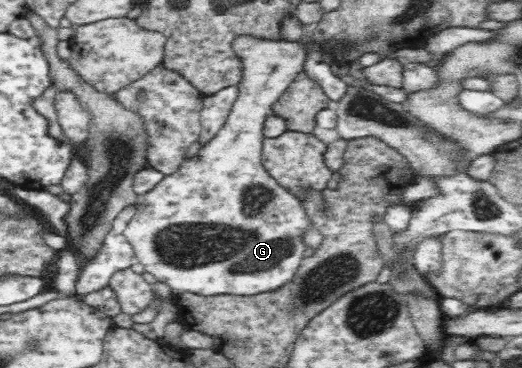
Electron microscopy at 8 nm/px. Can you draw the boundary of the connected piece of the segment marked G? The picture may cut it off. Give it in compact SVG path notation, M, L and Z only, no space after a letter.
M249 33L235 35L230 41L229 47L232 54L240 62L241 80L235 86L238 91L236 92L235 100L232 102L232 107L229 109L224 120L224 125L215 133L214 137L211 137L211 140L201 144L195 156L184 158L177 172L169 176L164 176L163 180L153 190L147 192L147 194L138 195L137 204L134 204L137 213L124 230L127 242L130 243L134 252L133 260L139 262L147 274L155 276L156 282L162 282L169 288L169 302L175 302L185 292L207 297L229 294L235 294L235 296L251 296L263 294L263 292L273 292L273 290L286 286L287 283L293 280L299 266L301 266L303 258L305 258L305 250L308 247L305 239L303 239L312 226L310 210L307 204L297 197L297 195L289 191L289 189L280 185L267 172L262 163L262 144L265 139L262 133L263 123L267 117L273 116L272 107L274 104L277 103L277 100L279 100L283 92L291 86L295 78L303 72L304 48L296 42L283 42L279 39L263 39L263 37L256 37Z

